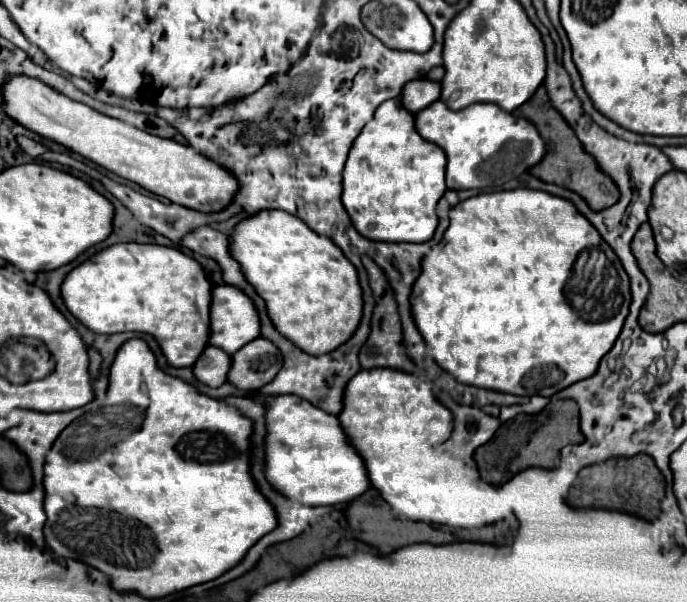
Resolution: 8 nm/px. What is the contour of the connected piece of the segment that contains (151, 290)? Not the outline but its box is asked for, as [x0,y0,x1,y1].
[60,243,210,367]

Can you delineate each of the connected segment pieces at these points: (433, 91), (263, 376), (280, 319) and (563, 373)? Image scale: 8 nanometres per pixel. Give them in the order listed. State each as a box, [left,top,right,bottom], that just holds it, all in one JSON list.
[[400,79,440,113],[226,337,282,393],[230,209,362,355],[410,187,630,397]]

